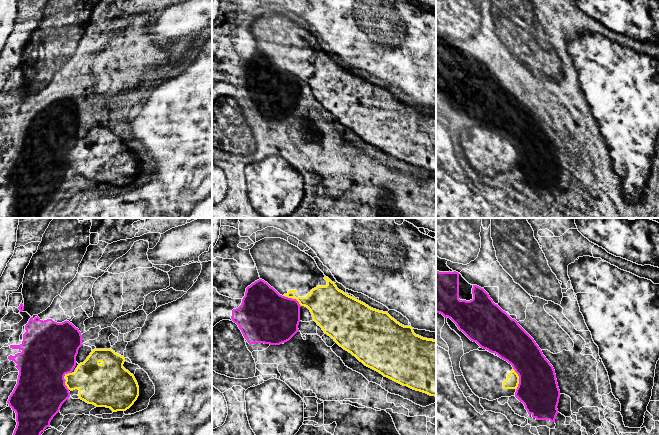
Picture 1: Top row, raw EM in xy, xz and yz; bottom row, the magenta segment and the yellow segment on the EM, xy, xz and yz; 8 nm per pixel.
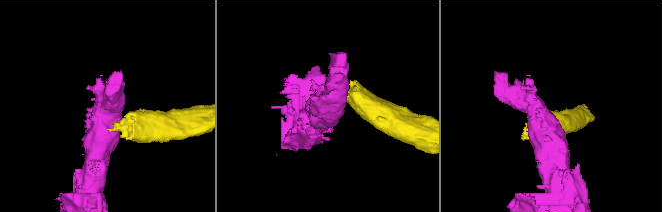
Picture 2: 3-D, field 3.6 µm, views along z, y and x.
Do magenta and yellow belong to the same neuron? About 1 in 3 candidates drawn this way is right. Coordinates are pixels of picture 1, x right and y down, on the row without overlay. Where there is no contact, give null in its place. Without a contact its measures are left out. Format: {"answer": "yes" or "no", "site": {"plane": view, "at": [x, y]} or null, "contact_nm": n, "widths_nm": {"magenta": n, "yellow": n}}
{"answer": "no", "site": {"plane": "yz", "at": [519, 155]}, "contact_nm": 180, "widths_nm": {"magenta": 320, "yellow": 110}}

